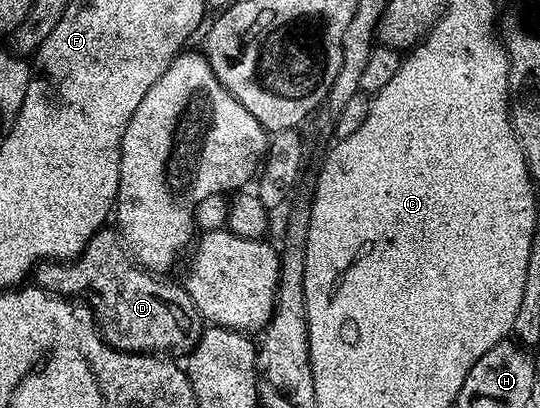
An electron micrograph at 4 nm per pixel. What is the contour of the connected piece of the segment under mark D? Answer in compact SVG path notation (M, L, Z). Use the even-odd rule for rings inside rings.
M100 230L83 248L83 253L66 262L40 262L33 269L38 287L64 298L84 296L91 303L94 323L103 341L118 352L140 354L186 354L199 341L205 324L193 301L184 299L183 324L167 299L171 288L166 279L139 267L123 247L118 231Z

